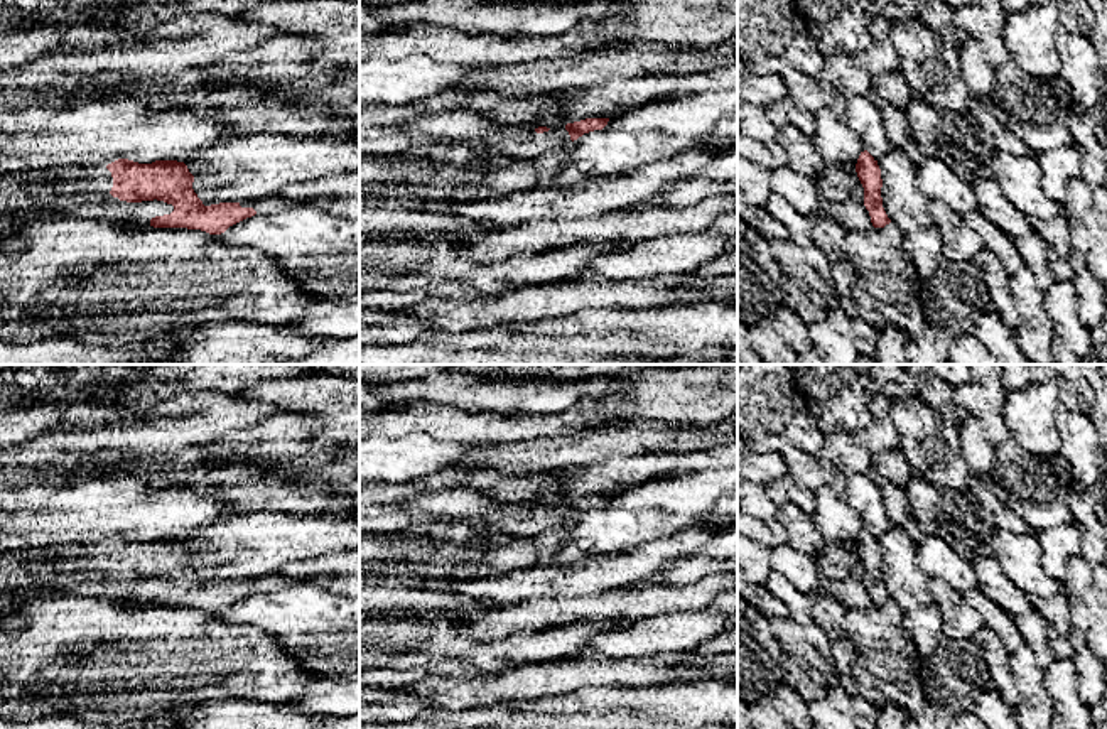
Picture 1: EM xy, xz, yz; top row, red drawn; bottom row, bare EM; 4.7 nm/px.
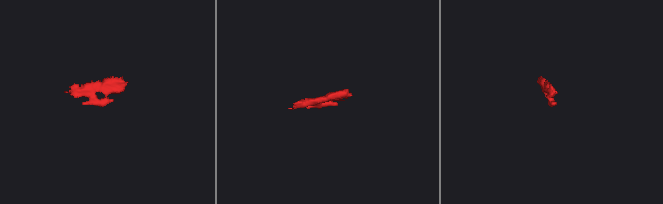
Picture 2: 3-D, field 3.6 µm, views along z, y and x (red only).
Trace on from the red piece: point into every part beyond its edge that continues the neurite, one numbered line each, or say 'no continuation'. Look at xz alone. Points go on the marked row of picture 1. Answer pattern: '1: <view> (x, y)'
no continuation

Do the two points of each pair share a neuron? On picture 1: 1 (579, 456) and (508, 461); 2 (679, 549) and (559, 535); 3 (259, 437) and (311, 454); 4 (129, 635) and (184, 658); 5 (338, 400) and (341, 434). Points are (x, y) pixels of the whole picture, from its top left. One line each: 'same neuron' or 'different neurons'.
1: same neuron
2: different neurons
3: same neuron
4: same neuron
5: same neuron

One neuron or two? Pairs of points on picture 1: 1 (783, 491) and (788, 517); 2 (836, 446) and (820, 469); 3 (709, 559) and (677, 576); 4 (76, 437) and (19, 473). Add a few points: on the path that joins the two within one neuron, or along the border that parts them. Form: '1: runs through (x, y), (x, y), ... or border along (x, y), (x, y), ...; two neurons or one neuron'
1: border along (778, 505), (792, 502), (810, 515); two neurons
2: border along (815, 456), (831, 461), (846, 475); two neurons
3: runs through (701, 562), (685, 571); one neuron
4: border along (17, 463), (31, 468); two neurons

